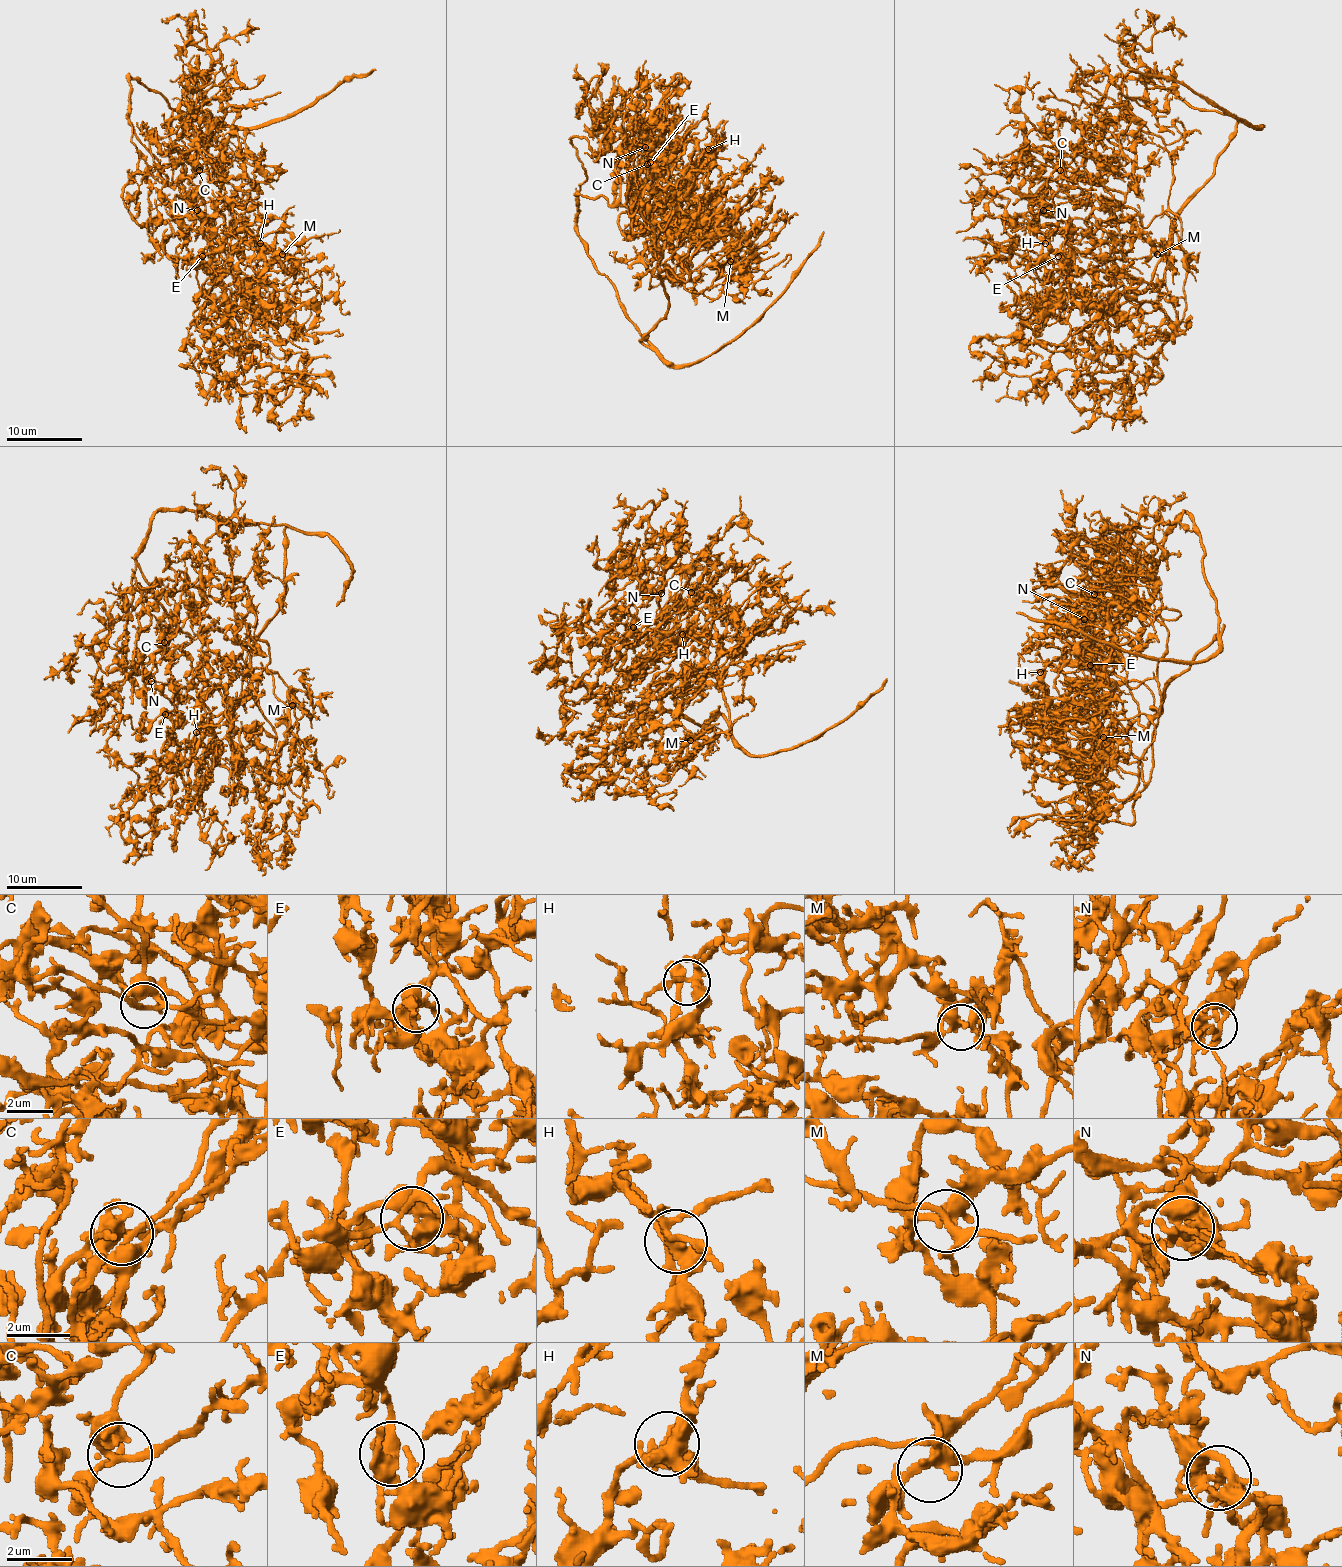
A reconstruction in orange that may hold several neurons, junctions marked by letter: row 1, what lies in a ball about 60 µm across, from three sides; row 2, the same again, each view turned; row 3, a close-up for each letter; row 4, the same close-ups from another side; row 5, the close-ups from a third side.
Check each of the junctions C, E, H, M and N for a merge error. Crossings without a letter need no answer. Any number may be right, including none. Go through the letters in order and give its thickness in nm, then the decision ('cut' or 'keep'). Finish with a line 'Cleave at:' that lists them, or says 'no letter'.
C: 160 nm | keep
E: 440 nm | keep
H: 200 nm | keep
M: 320 nm | keep
N: 200 nm | keep
Cleave at: no letter

